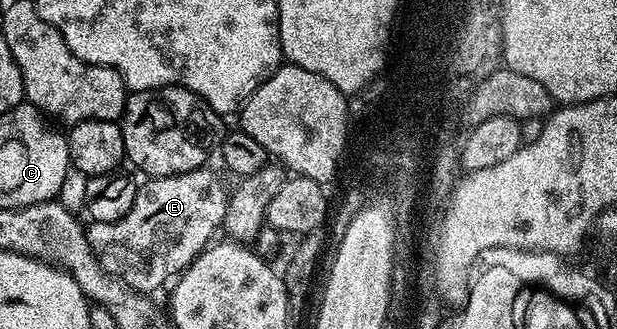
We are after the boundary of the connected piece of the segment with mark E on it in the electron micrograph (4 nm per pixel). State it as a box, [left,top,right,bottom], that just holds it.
[86,169,230,293]

